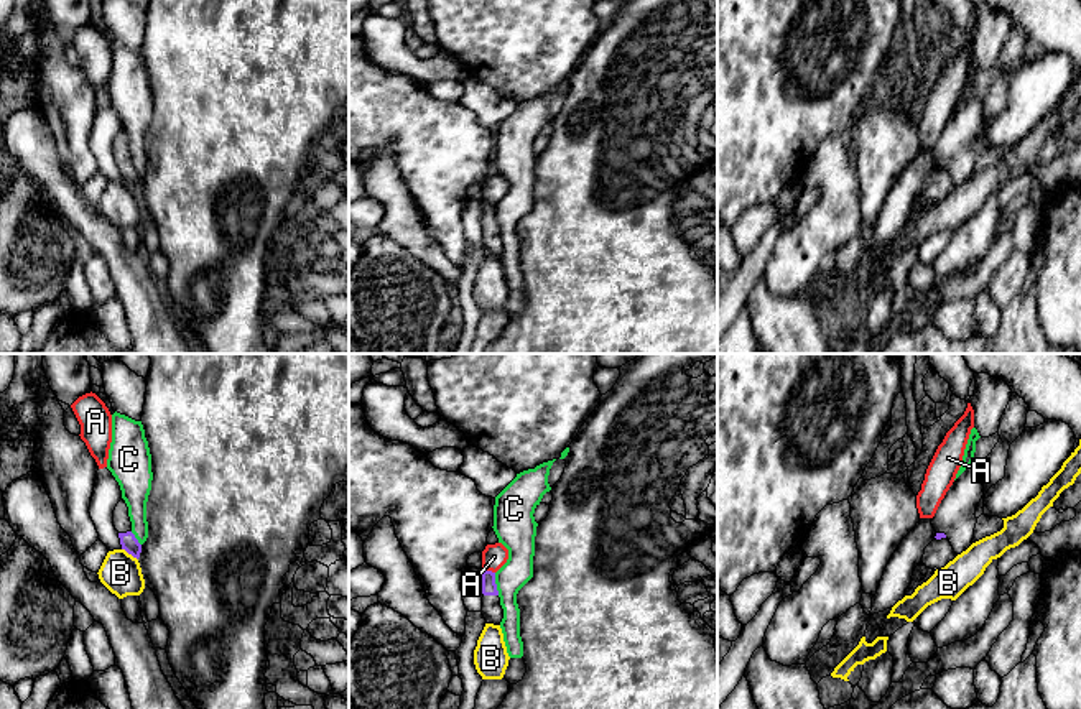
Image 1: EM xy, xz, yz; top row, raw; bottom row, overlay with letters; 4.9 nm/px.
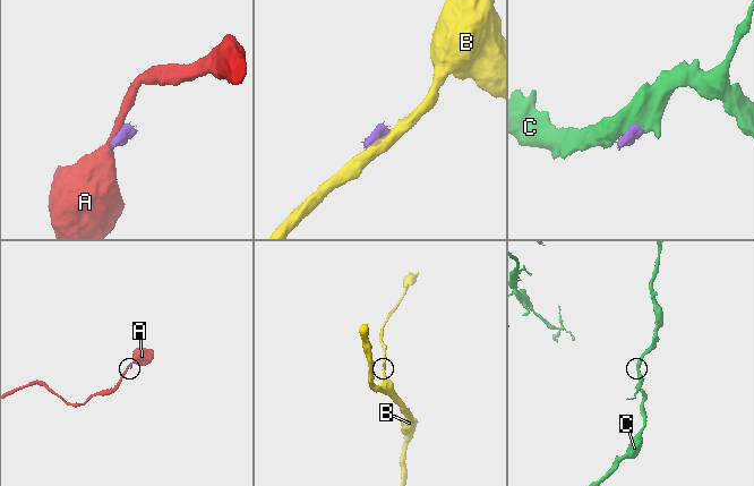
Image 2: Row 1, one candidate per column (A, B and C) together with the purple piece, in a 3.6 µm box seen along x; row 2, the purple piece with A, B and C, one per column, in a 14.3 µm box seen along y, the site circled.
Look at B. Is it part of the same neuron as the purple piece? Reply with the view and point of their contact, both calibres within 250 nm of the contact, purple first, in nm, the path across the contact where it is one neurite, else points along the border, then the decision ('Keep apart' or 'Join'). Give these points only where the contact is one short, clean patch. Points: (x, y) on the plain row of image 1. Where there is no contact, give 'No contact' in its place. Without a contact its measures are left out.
Touches purple at xy (130, 185). Thickness 80 nm (purple) against 200 nm. Boundary: xy (122, 180), (137, 191). Keep apart

